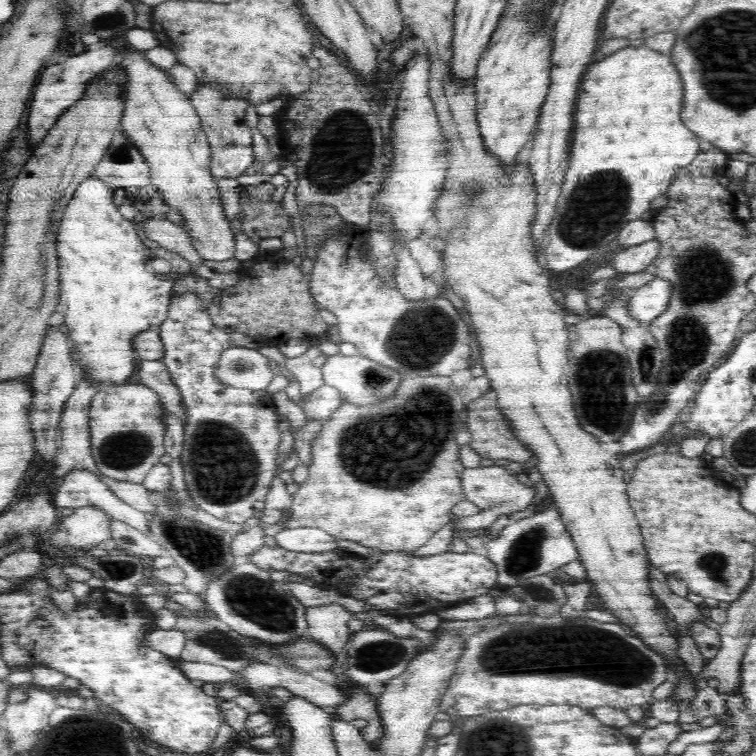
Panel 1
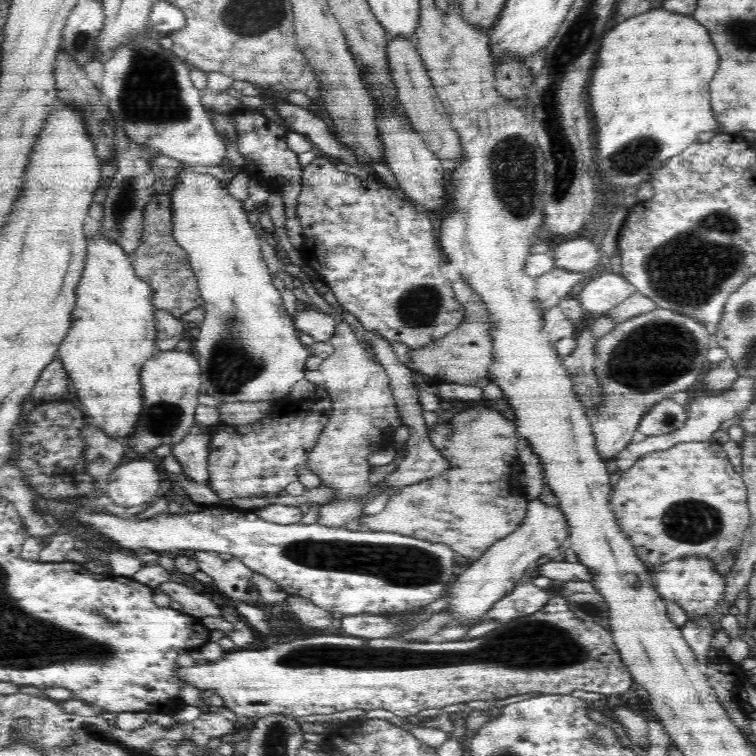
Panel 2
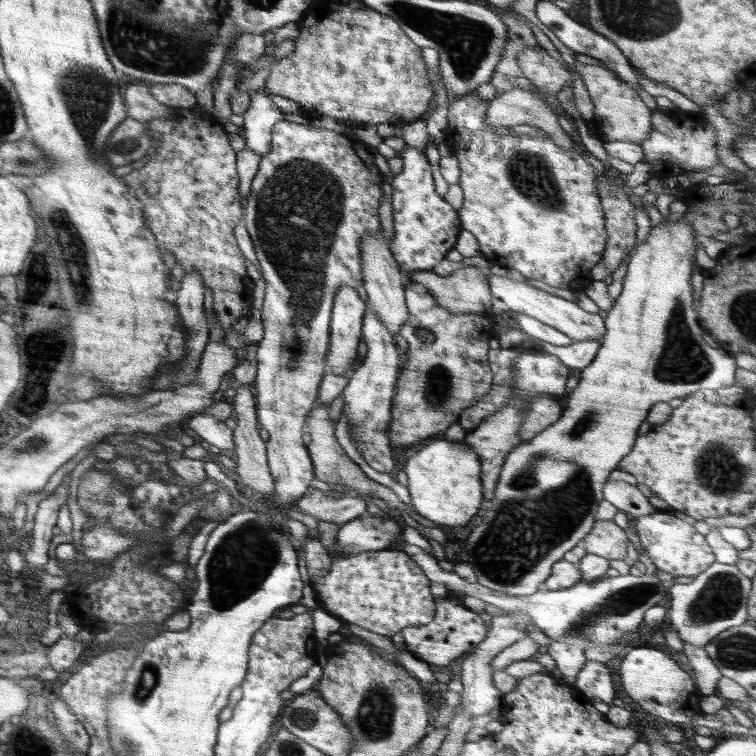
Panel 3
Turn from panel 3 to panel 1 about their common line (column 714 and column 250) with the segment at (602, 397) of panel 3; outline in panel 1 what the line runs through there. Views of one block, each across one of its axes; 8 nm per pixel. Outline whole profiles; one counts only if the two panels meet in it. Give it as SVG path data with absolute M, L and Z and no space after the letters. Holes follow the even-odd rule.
M231 345L220 356L214 375L237 389L264 391L276 372L277 365L258 349Z

